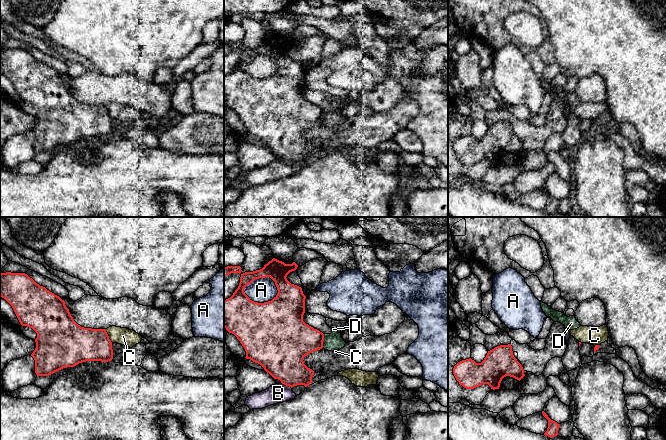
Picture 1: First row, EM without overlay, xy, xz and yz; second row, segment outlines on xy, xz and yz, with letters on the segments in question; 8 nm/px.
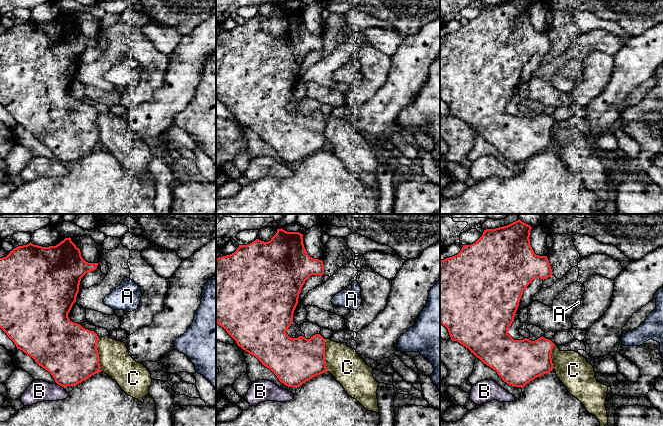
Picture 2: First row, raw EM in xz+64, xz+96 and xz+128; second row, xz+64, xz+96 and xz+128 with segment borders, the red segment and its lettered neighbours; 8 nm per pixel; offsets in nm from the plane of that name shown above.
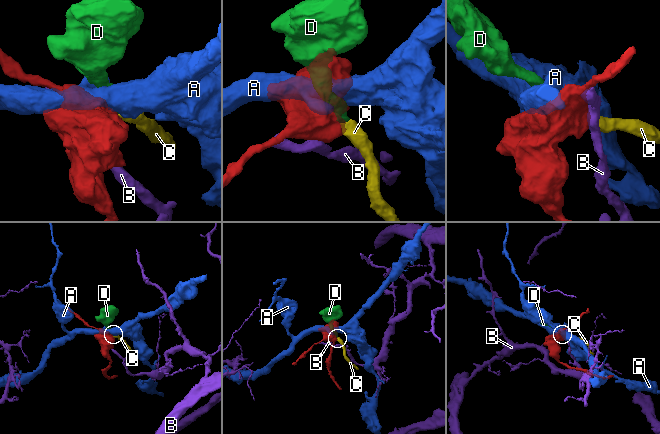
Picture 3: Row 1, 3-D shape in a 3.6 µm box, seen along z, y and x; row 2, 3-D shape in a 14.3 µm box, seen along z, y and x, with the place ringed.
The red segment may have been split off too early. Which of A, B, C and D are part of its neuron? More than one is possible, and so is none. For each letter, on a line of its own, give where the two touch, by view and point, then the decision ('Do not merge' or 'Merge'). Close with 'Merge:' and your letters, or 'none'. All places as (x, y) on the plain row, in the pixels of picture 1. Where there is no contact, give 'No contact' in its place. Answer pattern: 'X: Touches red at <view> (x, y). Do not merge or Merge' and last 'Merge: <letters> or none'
A: Touches red at xz (261, 79). Do not merge
B: Touches red at xz (287, 161). Do not merge
C: Touches red at xy (108, 112). Do not merge
D: Touches red at xz (323, 116). Do not merge
Merge: none

